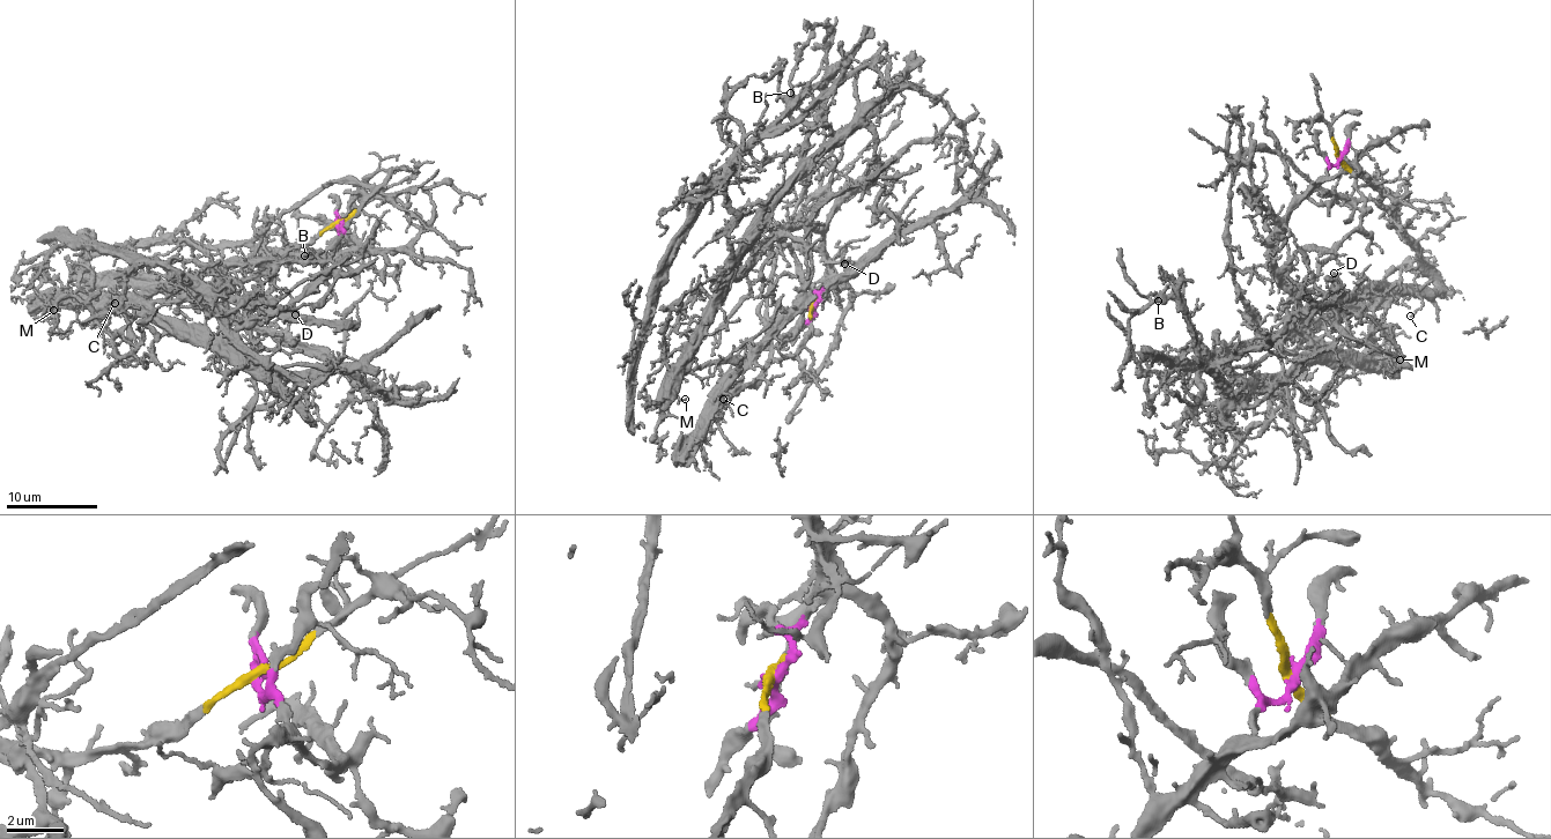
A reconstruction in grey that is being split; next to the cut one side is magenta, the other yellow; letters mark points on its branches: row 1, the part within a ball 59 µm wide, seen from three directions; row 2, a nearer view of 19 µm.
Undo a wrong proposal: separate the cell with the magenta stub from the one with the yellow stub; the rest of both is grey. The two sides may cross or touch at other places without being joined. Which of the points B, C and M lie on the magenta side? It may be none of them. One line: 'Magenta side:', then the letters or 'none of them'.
Magenta side: B, M

